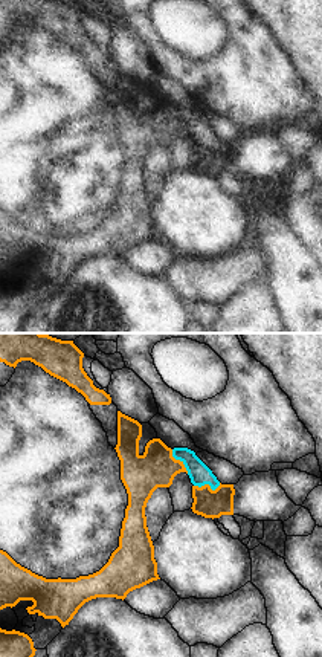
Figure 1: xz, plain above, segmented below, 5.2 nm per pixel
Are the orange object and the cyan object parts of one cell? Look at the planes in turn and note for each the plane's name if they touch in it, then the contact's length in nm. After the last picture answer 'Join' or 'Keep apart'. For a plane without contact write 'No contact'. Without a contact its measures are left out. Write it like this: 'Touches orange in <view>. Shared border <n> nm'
Touches orange in xz. Shared border 140 nm

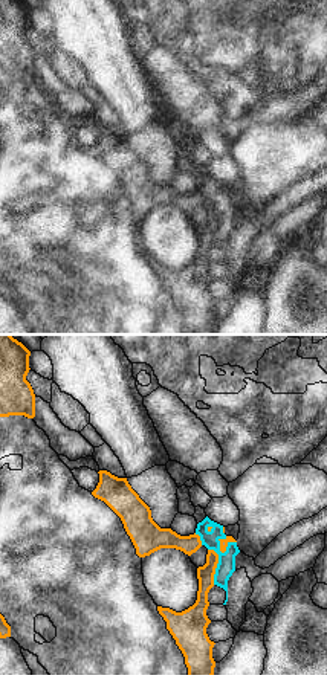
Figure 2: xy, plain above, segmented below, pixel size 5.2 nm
Touches orange in xy. Shared border 110 nm

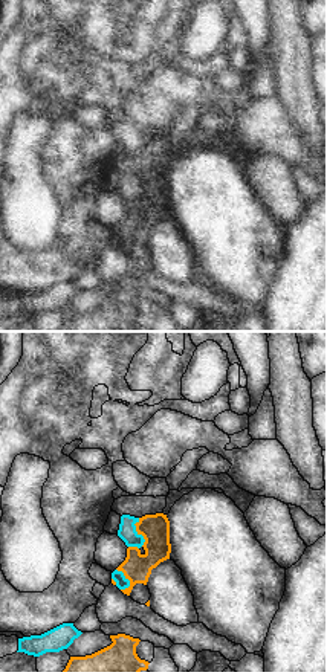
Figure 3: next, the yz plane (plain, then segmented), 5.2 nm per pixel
Touches orange in yz. Shared border 150 nm

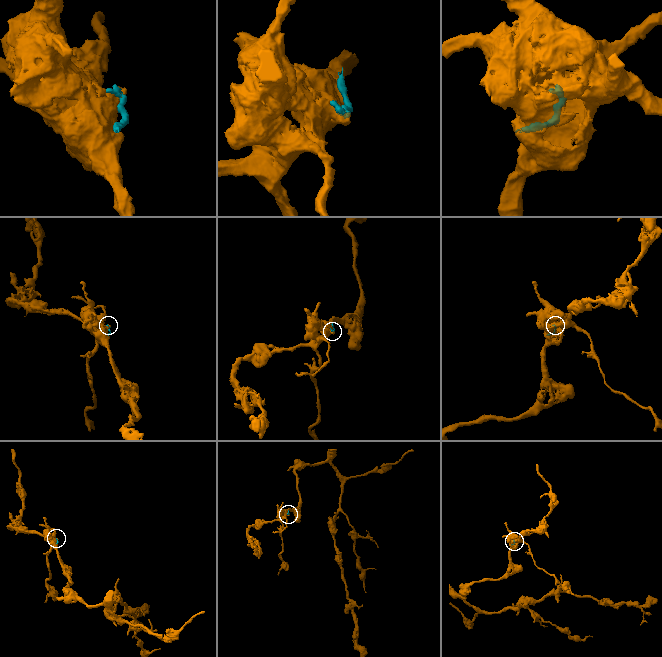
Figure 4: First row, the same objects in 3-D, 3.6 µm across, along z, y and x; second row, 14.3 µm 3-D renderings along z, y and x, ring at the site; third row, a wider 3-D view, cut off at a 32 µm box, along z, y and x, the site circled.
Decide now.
Keep apart

